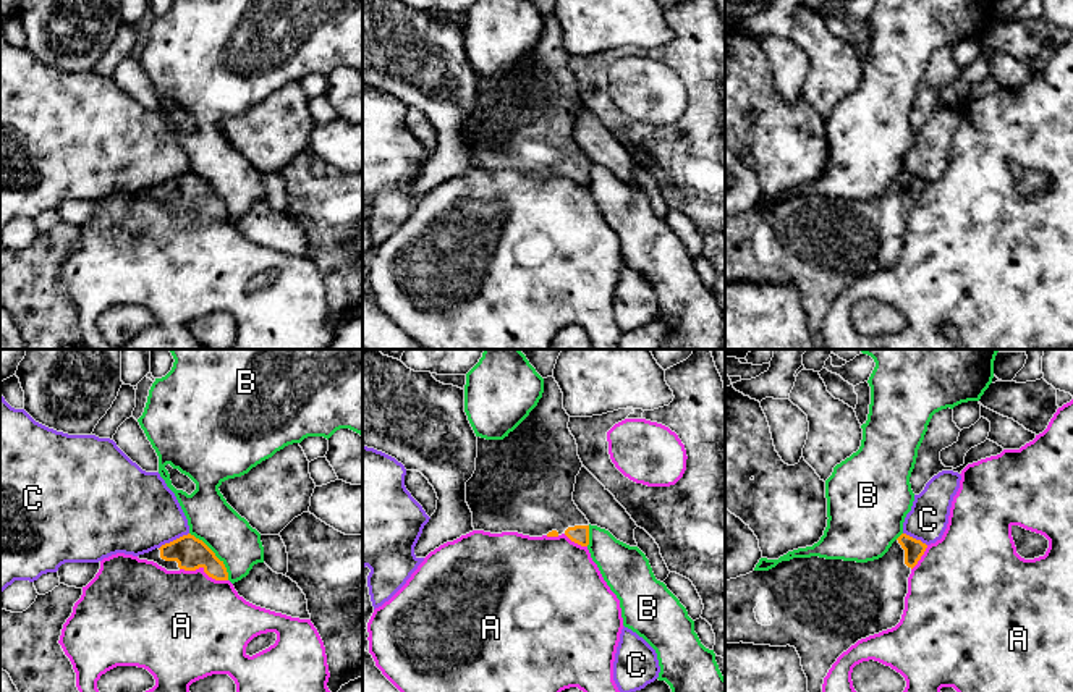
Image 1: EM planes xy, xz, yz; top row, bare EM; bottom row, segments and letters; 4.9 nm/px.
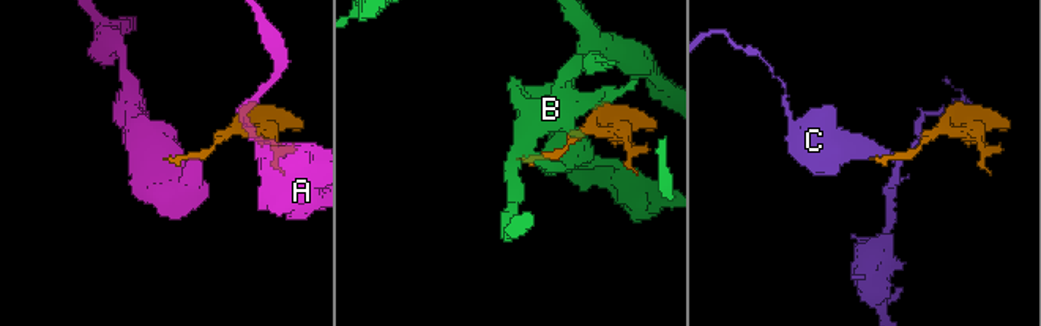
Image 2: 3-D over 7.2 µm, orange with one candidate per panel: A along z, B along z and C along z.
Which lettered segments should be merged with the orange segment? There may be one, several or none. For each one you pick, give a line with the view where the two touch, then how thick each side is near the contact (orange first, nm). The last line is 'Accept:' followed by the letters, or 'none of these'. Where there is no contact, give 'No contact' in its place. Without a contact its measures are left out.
Accept: none of these

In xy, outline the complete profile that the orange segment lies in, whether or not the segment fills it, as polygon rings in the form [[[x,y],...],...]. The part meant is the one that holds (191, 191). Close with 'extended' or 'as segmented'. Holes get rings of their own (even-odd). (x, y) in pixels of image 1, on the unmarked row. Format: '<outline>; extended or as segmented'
[[[188,171],[149,191],[139,197],[154,199],[167,209],[196,209],[199,205],[215,218],[228,218],[228,210],[215,191],[199,176]]]; extended

